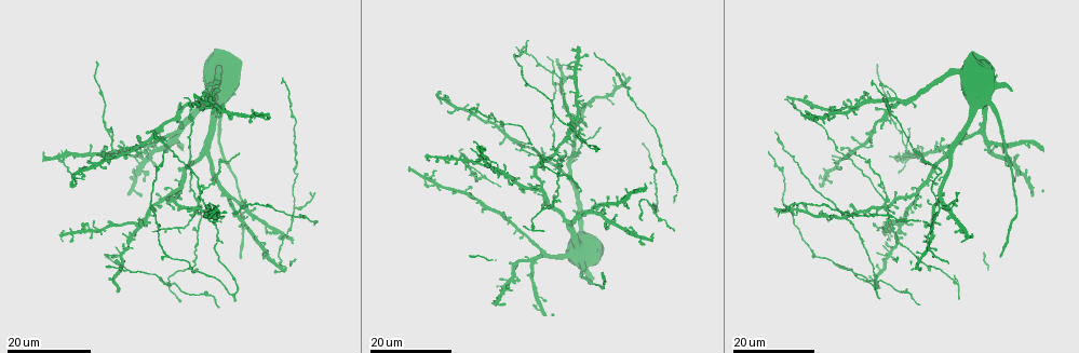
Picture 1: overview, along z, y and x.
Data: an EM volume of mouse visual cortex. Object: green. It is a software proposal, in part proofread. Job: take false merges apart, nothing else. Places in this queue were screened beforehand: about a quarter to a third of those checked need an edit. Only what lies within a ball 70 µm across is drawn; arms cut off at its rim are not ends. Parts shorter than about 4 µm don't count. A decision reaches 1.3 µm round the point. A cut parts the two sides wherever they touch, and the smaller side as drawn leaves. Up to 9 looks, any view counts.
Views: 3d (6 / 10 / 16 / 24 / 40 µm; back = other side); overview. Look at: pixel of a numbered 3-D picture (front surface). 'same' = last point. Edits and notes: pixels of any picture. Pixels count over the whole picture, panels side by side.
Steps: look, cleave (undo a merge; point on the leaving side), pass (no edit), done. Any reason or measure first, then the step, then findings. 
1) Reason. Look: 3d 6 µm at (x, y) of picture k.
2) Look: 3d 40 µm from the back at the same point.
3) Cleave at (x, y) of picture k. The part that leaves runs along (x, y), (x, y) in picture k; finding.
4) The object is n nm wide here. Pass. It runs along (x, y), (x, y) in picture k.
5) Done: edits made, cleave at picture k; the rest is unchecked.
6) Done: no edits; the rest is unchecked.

Looks like a crossing. Look: 3d 16 µm at (886, 253) of picture 1.

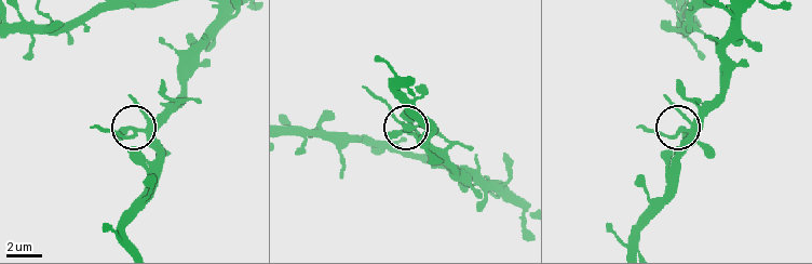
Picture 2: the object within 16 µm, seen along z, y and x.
Closer look. Look: 3d 6 µm at (142, 130) of picture 2.

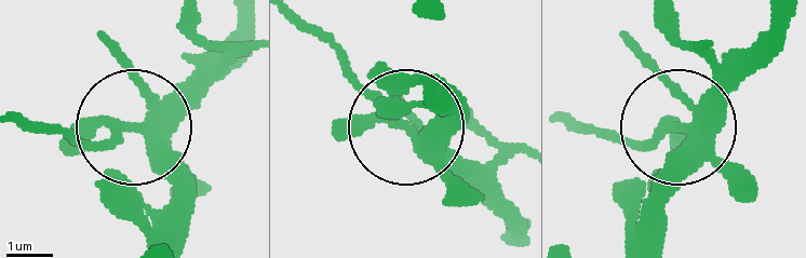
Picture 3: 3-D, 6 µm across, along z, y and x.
The object is 310 nm wide here. Pass. It runs along (244, 17), (168, 98), (97, 140), (31, 133) in picture 3; all the same neuron.

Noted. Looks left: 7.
Thin arm on a thick one. Look: 3d 24 µm at (905, 159) of picture 1.

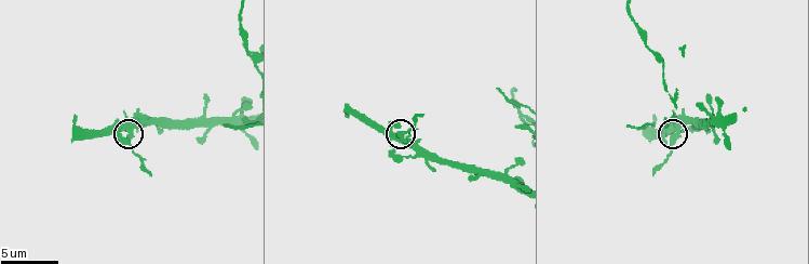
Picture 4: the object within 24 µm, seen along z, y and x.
Closer look. Look: 3d 10 µm at (131, 131) of picture 4.

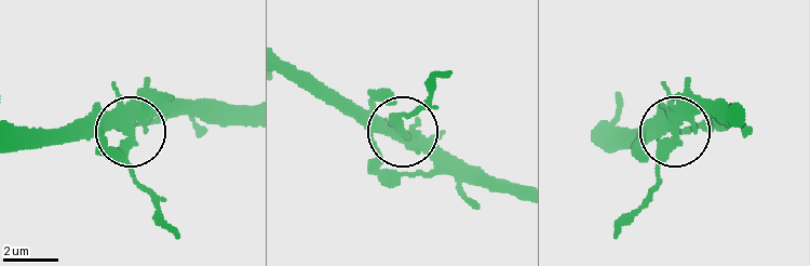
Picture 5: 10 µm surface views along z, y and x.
Look: 3d 6 µm at (124, 135) of picture 5.

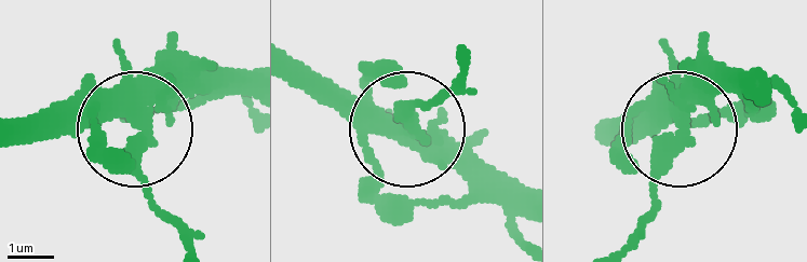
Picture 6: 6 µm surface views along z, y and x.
The object is 410 nm wide here. Cleave at (394, 102) of picture 6. The part that leaves runs along (131, 110), (138, 164), (185, 245) in picture 6; a second neuron is stuck on.

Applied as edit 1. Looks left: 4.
Look: 3d 6 µm at (231, 115) of picture 4.

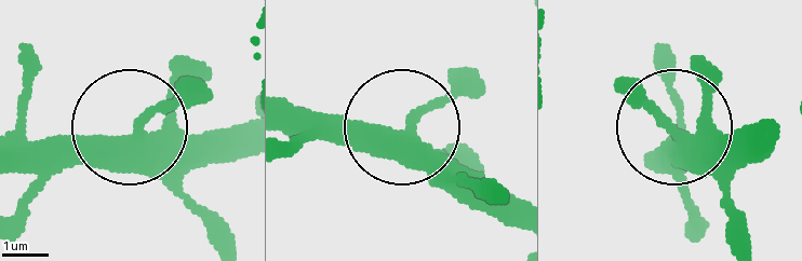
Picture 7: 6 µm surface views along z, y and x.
From behind. Look: 3d 6 µm from the back at (138, 131) of picture 7.

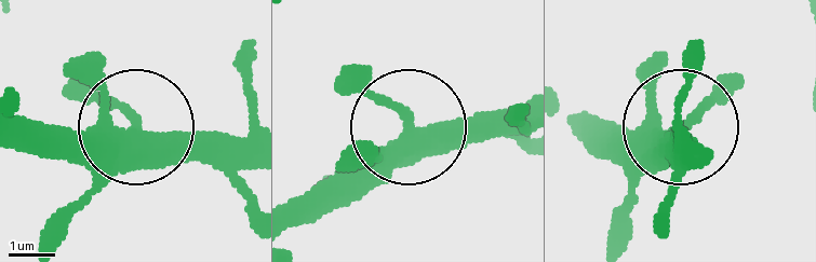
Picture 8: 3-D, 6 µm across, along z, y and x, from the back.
Pass. One neuron here.

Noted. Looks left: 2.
Arms part here. Look: 3d 16 µm at (672, 97) of picture 4.

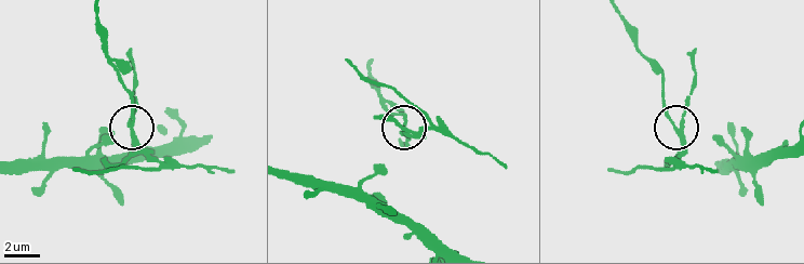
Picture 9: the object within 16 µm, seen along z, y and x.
The object is 190 nm wide here. Cleave at (680, 120) of picture 9. The part that leaves runs along (142, 146), (152, 167), (102, 171), (72, 168) in picture 9; two neurons meet here.

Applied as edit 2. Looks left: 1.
Done: edits made, cleave at picture 6, cleave at picture 9; the rest is unchecked.

